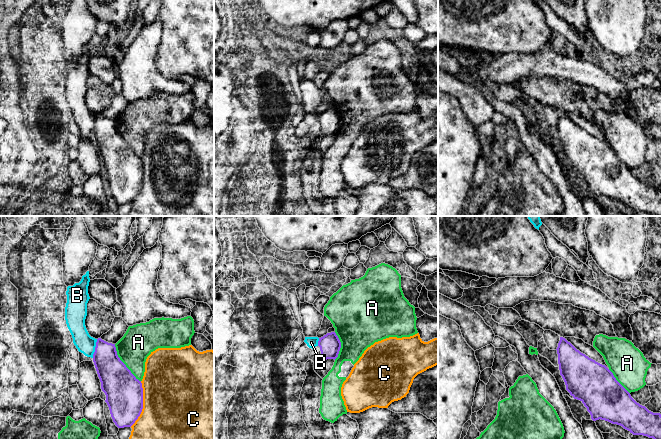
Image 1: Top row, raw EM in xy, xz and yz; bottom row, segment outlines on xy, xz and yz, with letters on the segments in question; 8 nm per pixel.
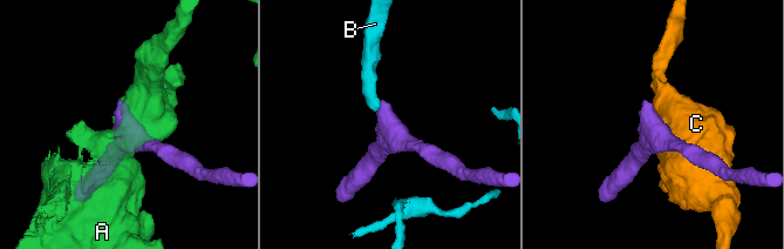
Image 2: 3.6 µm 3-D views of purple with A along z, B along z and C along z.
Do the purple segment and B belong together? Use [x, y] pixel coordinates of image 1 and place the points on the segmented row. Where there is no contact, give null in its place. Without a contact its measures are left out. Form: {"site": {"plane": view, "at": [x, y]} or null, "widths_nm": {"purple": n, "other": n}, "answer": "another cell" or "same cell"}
{"site": {"plane": "xy", "at": [95, 348]}, "widths_nm": {"purple": 240, "other": 150}, "answer": "another cell"}

